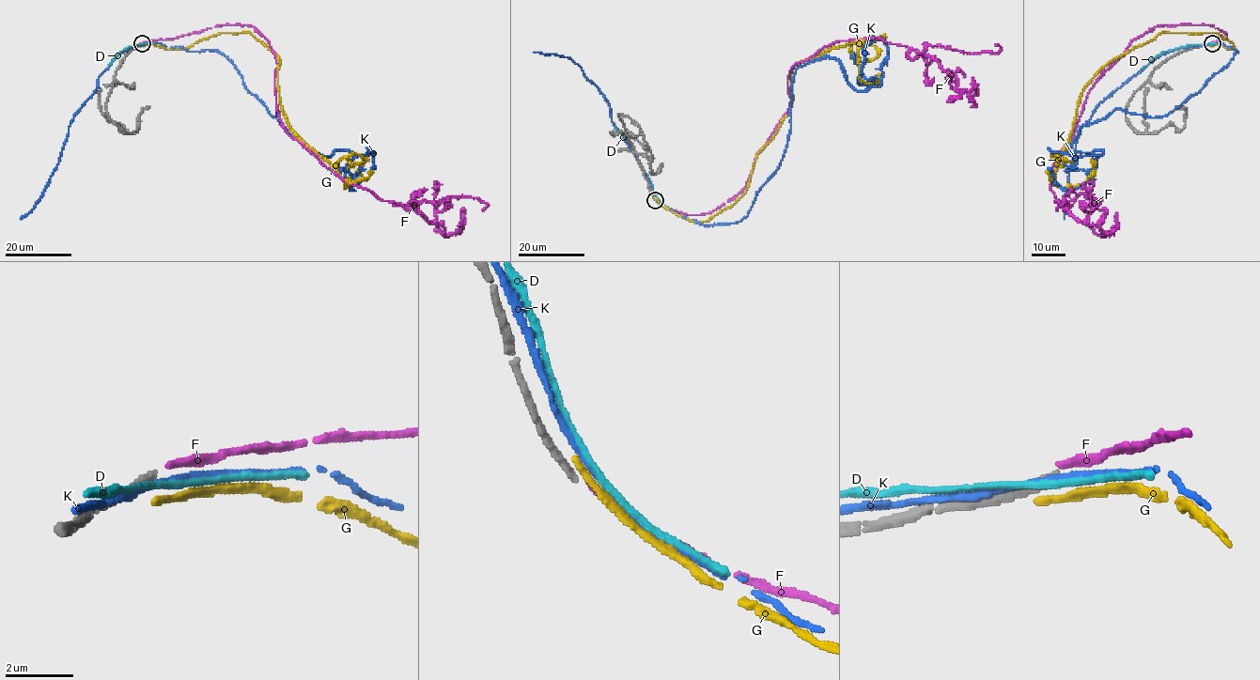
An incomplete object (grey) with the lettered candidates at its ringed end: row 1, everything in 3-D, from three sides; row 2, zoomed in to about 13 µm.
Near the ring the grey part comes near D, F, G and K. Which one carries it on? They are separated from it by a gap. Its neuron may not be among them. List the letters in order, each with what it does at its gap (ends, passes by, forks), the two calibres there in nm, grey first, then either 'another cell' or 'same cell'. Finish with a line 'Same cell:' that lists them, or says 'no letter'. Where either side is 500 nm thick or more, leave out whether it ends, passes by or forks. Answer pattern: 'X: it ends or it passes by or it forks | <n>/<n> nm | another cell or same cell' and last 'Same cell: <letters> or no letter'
D: it passes by | 240/190 nm | another cell
F: it ends | 240/200 nm | another cell
G: it ends | 240/240 nm | another cell
K: it passes by | 240/160 nm | another cell
Same cell: no letter

